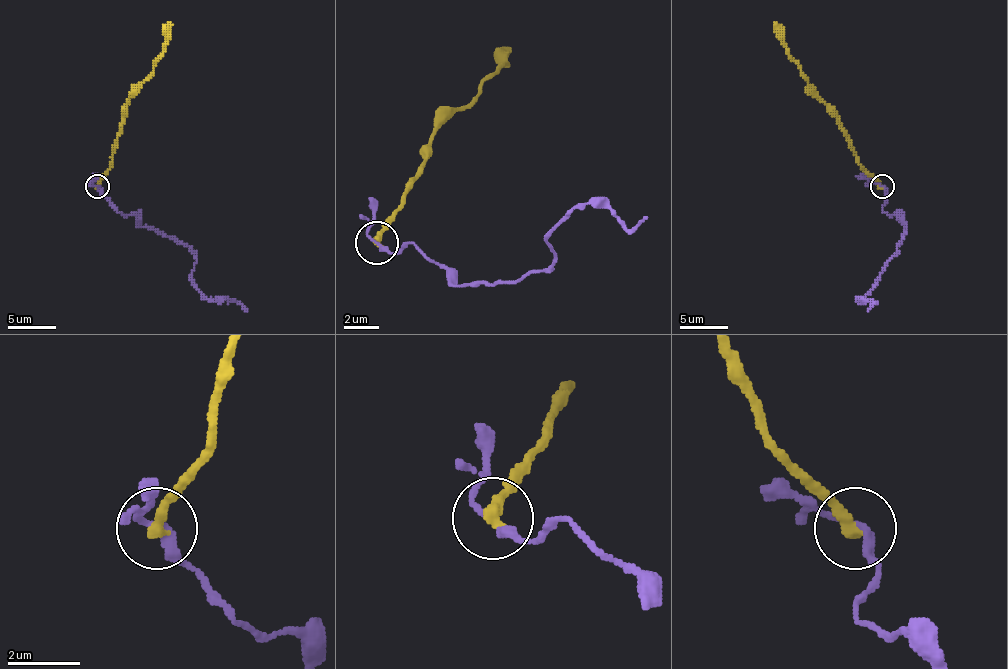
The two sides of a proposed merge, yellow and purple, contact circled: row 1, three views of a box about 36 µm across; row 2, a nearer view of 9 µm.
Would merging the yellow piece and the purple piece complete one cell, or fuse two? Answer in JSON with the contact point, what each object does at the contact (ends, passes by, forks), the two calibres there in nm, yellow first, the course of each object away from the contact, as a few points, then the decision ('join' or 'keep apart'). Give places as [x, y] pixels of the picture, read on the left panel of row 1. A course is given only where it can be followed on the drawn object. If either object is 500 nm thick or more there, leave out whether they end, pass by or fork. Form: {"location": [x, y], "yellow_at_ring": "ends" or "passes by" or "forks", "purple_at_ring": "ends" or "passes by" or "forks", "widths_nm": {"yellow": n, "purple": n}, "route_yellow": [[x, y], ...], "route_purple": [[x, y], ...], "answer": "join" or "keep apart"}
{"location": [97, 186], "yellow_at_ring": "ends", "purple_at_ring": "passes by", "widths_nm": {"yellow": 360, "purple": 200}, "route_yellow": [[98, 186], [98, 179], [112, 162], [127, 99], [153, 70], [153, 60], [163, 51], [165, 29], [170, 22]], "route_purple": [[98, 186], [117, 210], [175, 236], [196, 260], [192, 282], [208, 299], [223, 299], [247, 311]], "answer": "keep apart"}

